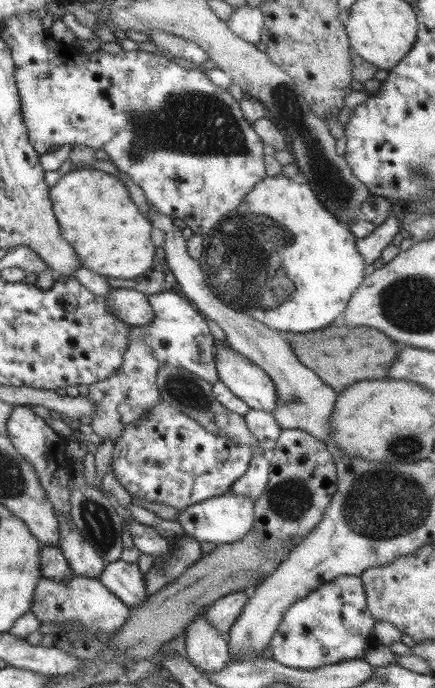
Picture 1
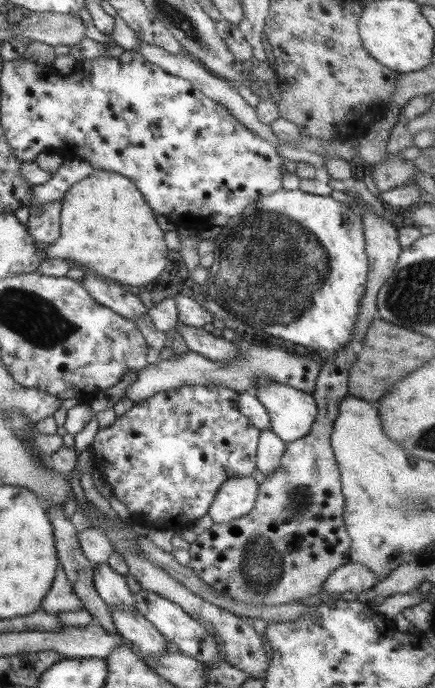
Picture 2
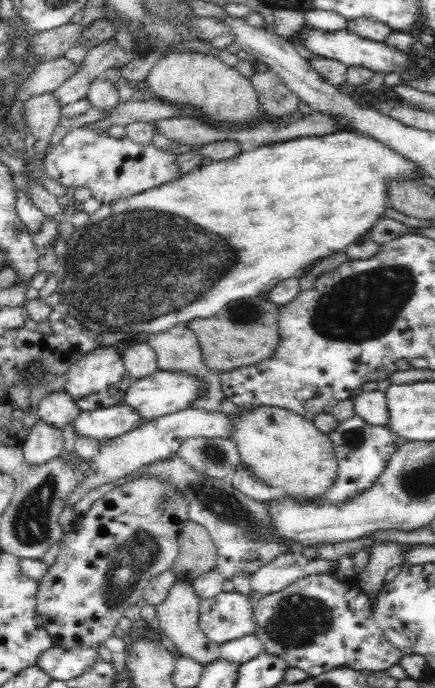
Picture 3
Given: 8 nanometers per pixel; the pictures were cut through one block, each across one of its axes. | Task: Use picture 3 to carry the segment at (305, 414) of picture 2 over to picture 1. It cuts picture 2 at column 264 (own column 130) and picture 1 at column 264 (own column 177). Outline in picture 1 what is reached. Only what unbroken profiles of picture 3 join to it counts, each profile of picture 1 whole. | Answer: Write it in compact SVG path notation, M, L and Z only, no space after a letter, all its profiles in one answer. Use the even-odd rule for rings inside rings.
M216 342L213 365L221 382L250 410L271 413L276 408L275 385L258 367L223 342Z

